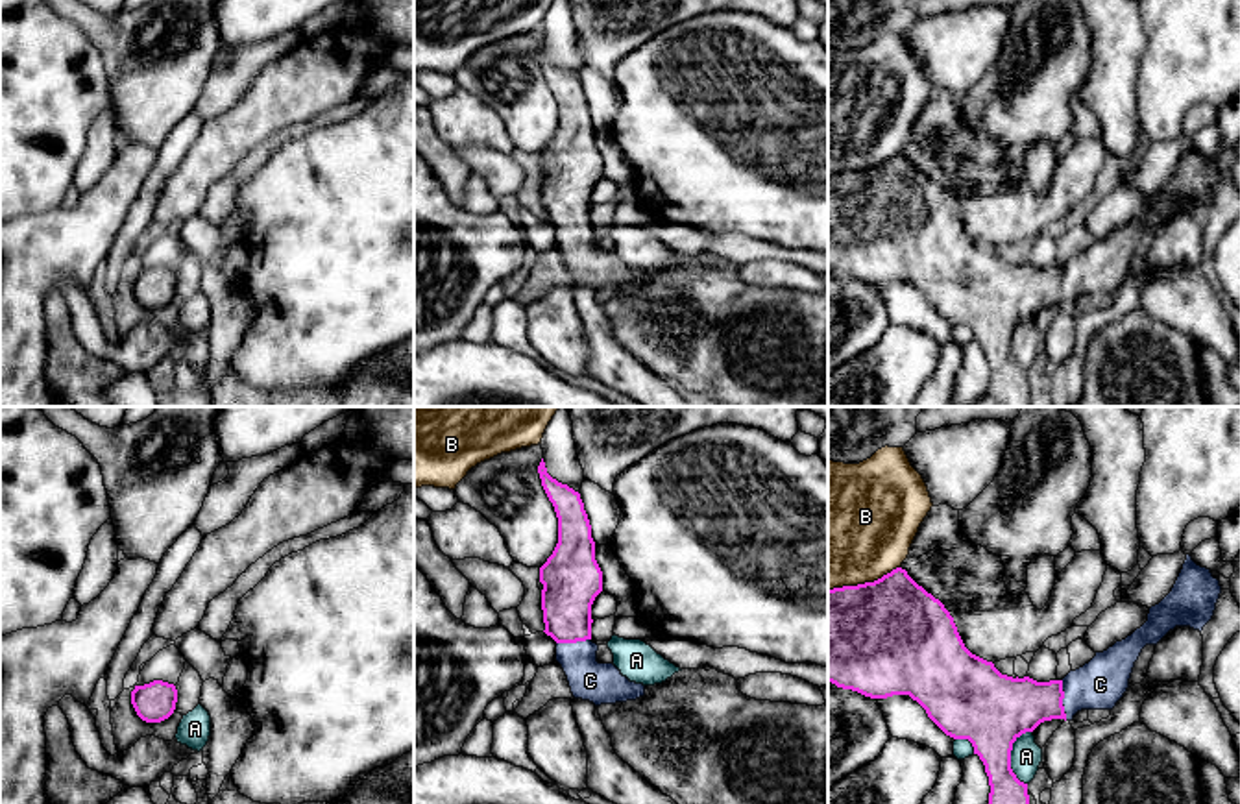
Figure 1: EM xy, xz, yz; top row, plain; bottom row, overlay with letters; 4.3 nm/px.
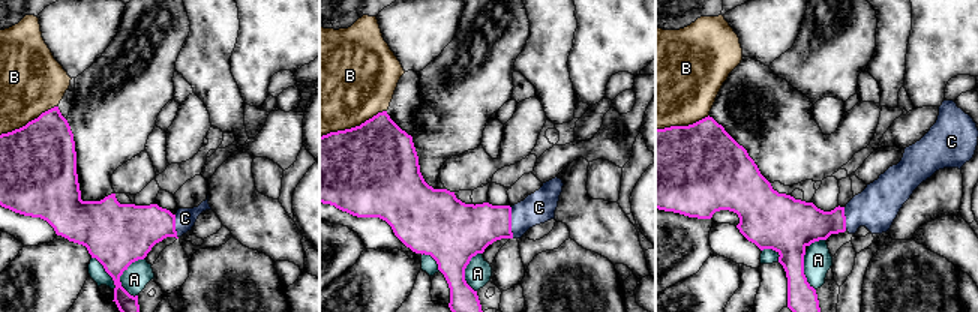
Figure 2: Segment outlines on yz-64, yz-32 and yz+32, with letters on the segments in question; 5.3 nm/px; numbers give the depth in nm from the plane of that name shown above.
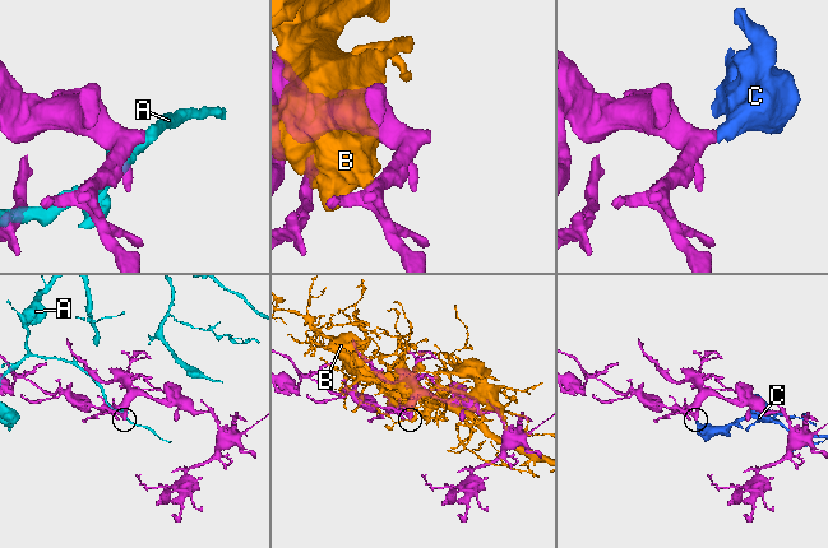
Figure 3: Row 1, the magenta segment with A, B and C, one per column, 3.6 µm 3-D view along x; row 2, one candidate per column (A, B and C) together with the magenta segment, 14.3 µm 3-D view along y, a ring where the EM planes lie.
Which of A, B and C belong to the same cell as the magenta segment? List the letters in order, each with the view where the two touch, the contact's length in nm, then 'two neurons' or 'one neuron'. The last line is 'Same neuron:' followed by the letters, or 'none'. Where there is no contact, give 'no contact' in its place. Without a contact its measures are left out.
A: yz | 240 nm | two neurons
B: yz | 320 nm | two neurons
C: yz | 180 nm | one neuron
Same neuron: C

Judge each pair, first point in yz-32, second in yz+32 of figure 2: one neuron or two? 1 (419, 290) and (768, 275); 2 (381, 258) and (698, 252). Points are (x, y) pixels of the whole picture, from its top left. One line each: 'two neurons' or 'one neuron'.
1: two neurons
2: two neurons

